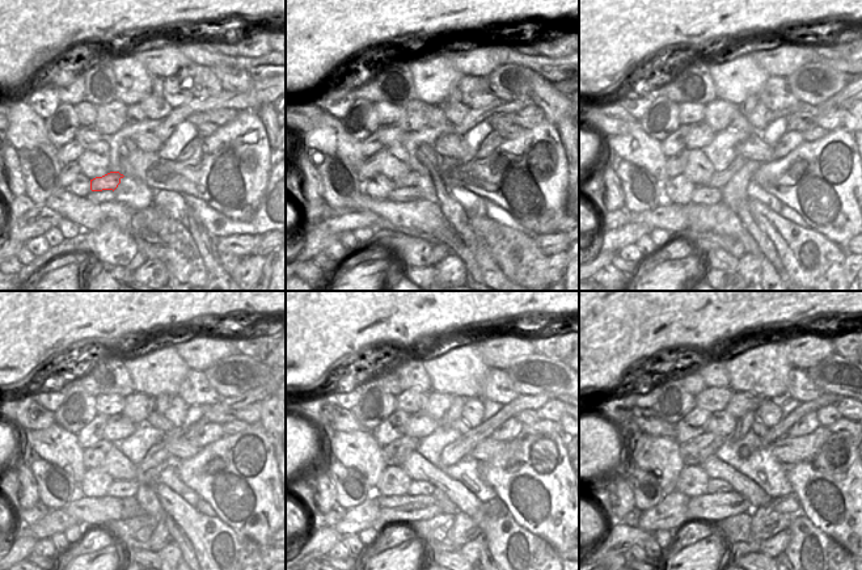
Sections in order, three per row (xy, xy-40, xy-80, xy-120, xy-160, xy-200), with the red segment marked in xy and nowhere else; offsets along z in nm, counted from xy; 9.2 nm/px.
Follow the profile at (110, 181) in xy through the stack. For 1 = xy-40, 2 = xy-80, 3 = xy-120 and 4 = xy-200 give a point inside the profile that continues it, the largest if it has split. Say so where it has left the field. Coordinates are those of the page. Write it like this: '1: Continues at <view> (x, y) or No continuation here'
1: Continues at xy-40 (412, 178)
2: Continues at xy-80 (742, 168)
3: Continues at xy-120 (157, 459)
4: Continues at xy-200 (780, 430).

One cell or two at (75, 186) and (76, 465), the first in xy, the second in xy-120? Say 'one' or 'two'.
two

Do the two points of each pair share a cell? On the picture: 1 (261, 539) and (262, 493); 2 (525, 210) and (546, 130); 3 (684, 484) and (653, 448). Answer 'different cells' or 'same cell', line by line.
1: same cell
2: same cell
3: different cells

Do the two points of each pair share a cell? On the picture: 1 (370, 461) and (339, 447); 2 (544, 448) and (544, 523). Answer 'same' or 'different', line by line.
1: same
2: same

